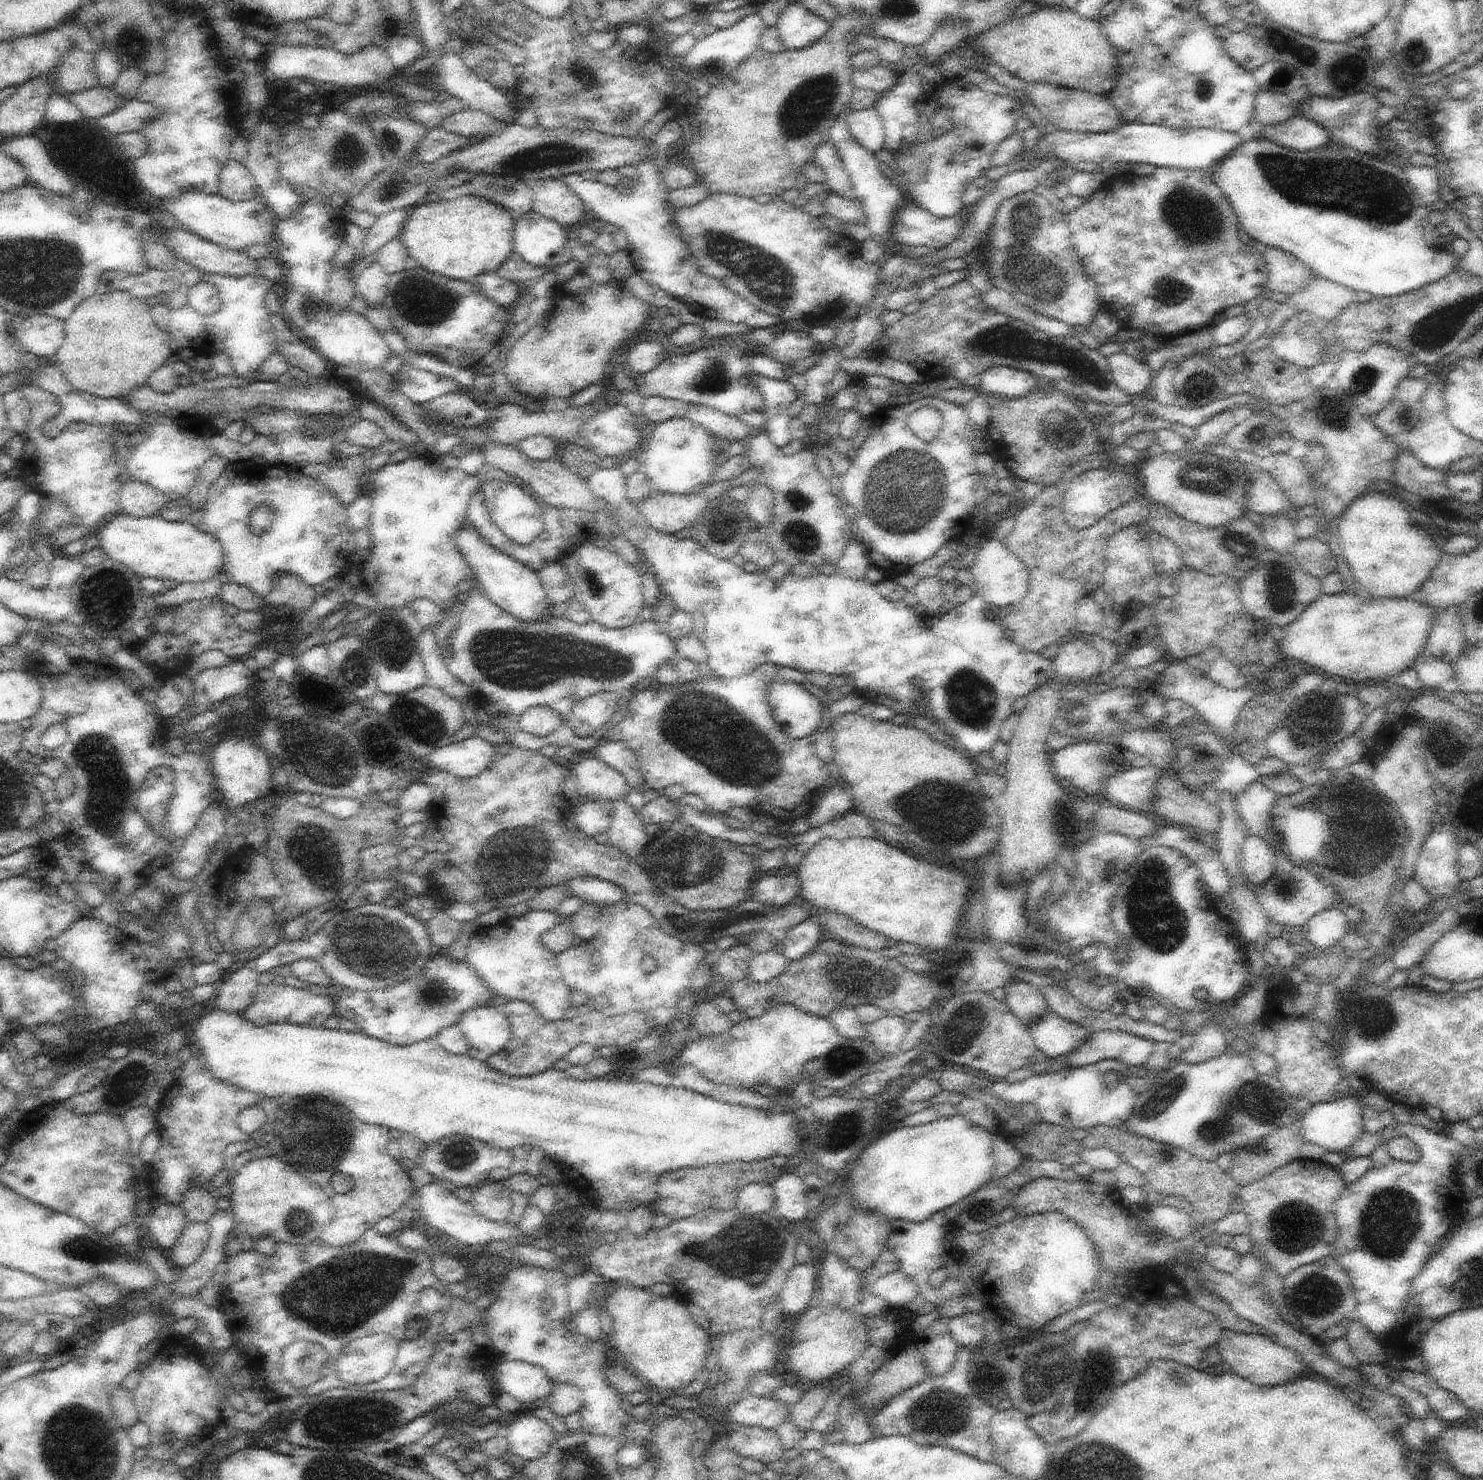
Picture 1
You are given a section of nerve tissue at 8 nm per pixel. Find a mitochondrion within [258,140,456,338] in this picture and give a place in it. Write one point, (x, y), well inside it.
(305, 312)

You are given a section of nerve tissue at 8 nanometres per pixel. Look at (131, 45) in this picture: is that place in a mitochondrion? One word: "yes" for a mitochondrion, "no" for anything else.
yes

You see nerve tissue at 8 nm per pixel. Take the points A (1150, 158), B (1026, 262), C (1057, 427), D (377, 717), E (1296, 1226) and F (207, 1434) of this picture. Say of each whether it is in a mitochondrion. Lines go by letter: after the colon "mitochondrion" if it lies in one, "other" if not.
A: other
B: mitochondrion
C: mitochondrion
D: other
E: mitochondrion
F: other

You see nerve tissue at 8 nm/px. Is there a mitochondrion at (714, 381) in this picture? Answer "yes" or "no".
yes

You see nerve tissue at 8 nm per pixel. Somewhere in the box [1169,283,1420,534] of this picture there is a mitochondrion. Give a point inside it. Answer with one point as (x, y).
(1364, 379)

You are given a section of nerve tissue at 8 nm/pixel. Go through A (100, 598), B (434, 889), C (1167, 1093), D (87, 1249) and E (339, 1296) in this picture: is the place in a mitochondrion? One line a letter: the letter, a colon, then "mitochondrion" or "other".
A: mitochondrion
B: other
C: mitochondrion
D: mitochondrion
E: mitochondrion

